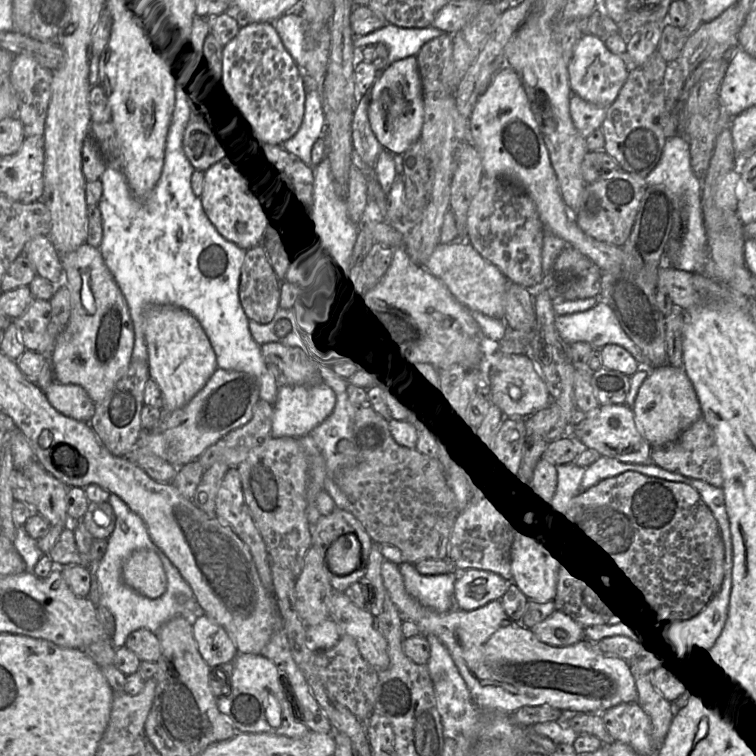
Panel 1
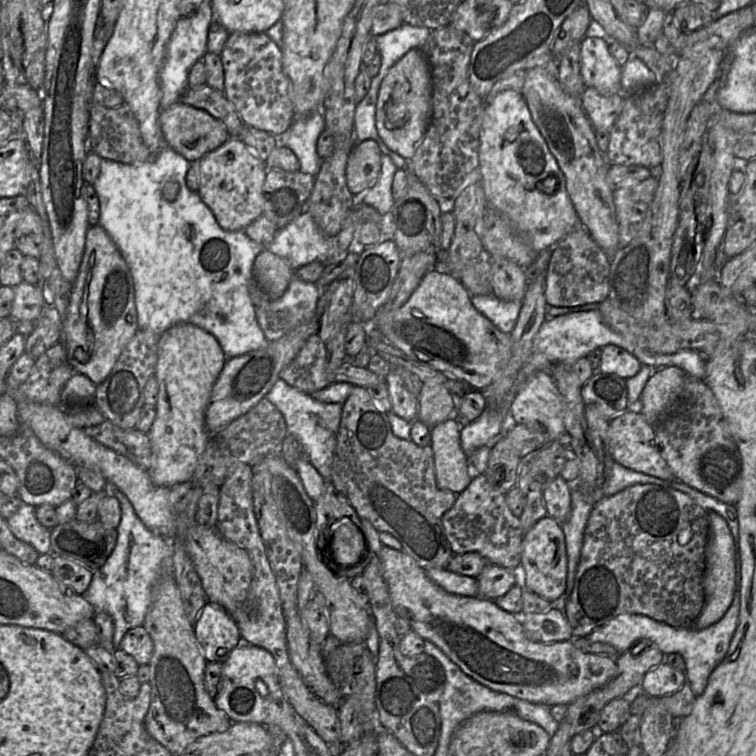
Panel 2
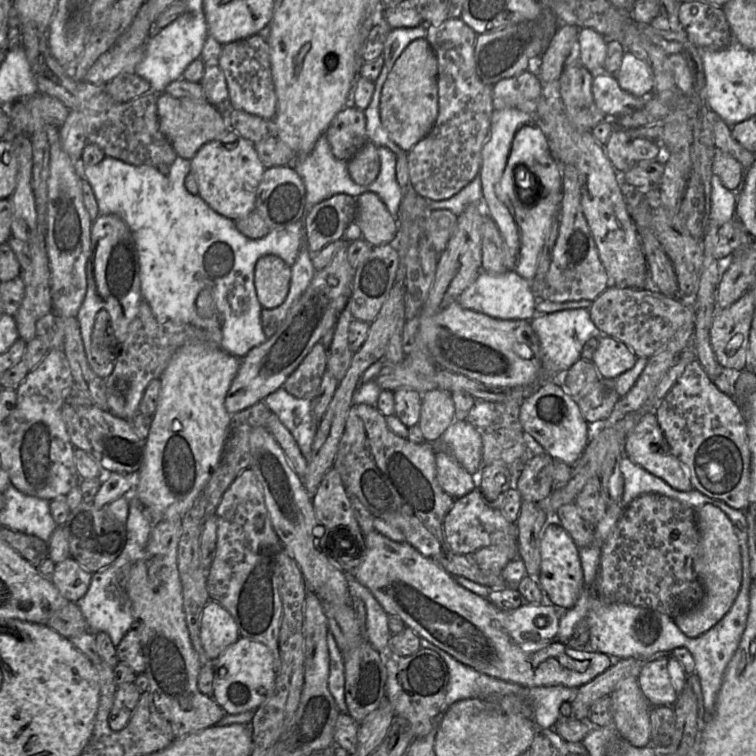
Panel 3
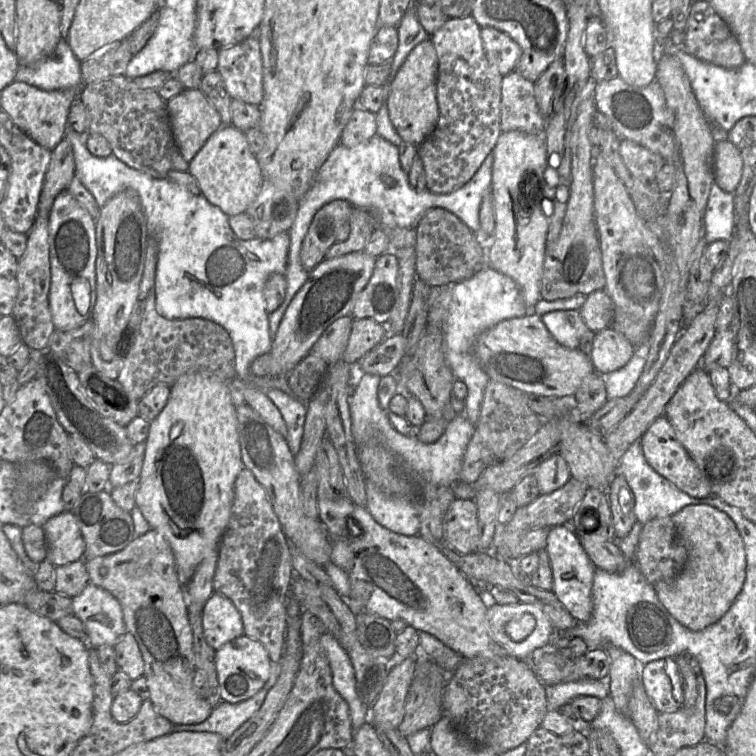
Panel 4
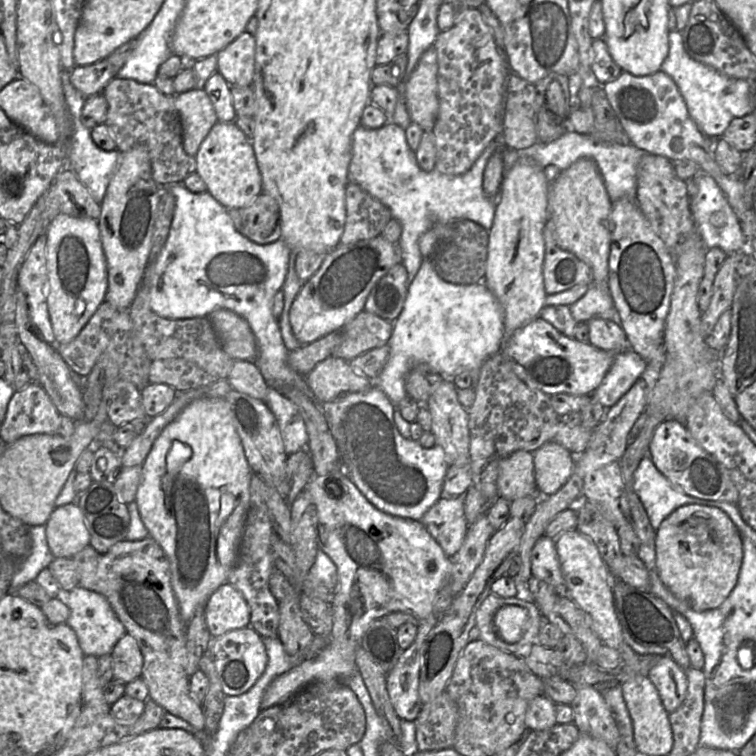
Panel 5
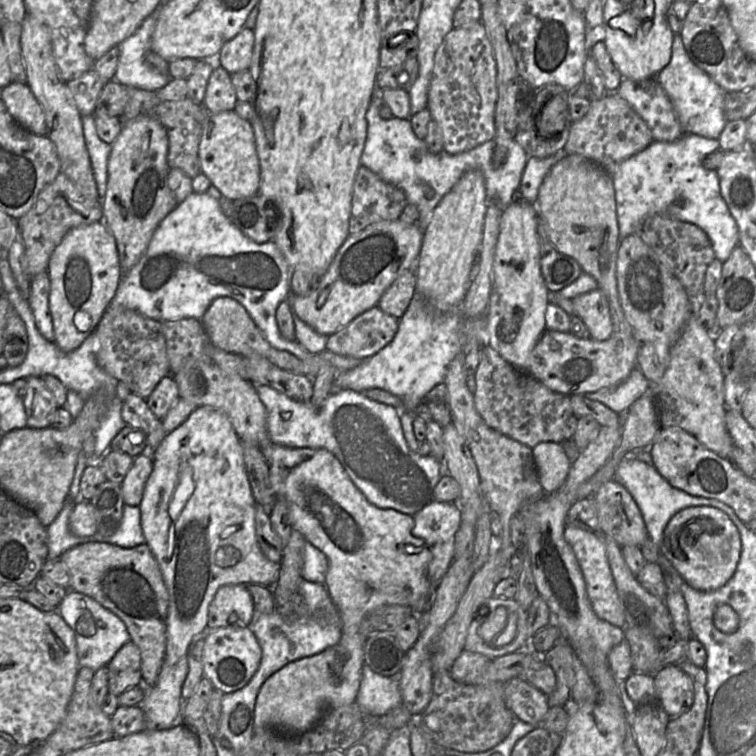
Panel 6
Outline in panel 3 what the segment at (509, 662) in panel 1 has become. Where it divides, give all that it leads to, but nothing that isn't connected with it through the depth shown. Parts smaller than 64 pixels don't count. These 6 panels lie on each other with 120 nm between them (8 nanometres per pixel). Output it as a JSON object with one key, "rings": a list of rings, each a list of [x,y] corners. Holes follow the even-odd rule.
{"rings":[[[375,530],[364,536],[362,563],[350,578],[369,589],[374,598],[389,616],[399,617],[420,638],[453,656],[474,670],[525,687],[555,686],[579,688],[605,672],[614,662],[614,657],[595,651],[577,651],[555,639],[539,649],[522,648],[516,644],[504,628],[504,611],[489,599],[481,597],[461,586],[446,570],[423,556],[407,542],[395,542]]]}

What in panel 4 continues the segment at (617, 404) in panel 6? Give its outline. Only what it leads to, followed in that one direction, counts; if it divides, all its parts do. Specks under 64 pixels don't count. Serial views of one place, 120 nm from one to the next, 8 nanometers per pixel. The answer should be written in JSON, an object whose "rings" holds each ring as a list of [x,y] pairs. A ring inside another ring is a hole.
{"rings":[[[636,350],[630,361],[622,368],[604,377],[607,401],[625,397],[634,389],[647,360],[646,350]]]}

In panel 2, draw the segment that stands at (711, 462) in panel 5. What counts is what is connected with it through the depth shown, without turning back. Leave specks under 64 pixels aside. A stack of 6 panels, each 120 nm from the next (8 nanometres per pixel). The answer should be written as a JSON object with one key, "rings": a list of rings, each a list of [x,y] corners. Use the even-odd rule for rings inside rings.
{"rings":[[[639,404],[630,405],[629,408],[617,414],[609,421],[608,451],[614,462],[626,468],[665,481],[675,479],[670,467],[660,455],[655,444],[655,427],[649,424],[639,412]]]}

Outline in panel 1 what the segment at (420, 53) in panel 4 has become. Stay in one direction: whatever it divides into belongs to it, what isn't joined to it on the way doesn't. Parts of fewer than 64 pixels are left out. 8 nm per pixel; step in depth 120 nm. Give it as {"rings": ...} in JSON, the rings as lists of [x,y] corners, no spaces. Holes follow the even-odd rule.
{"rings":[[[417,55],[389,64],[380,72],[370,90],[368,118],[373,133],[386,150],[403,155],[414,142],[420,139],[423,127],[423,89]]]}

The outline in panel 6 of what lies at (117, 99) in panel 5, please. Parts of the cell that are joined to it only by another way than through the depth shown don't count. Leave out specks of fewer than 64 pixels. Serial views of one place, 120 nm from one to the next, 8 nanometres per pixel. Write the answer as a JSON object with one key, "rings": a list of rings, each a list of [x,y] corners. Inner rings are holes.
{"rings":[[[128,88],[128,92],[129,99],[120,116],[122,123],[133,120],[141,115],[157,119],[167,131],[169,140],[167,162],[169,168],[181,169],[192,179],[201,173],[198,149],[202,128],[209,116],[205,107],[189,98],[177,101],[162,101],[158,98],[156,91]]]}

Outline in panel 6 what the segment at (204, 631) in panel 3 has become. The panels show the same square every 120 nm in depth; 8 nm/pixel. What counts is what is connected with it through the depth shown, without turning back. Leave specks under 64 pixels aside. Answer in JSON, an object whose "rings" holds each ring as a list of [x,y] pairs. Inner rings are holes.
{"rings":[[[229,584],[219,588],[208,610],[208,630],[226,626],[246,627],[255,618],[248,586]]]}

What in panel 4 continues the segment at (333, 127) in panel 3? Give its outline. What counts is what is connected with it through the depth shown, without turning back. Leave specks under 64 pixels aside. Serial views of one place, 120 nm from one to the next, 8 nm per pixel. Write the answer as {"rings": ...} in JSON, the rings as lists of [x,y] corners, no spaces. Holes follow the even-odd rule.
{"rings":[[[356,107],[343,128],[339,144],[345,147],[358,146],[377,134],[376,116],[362,107]]]}

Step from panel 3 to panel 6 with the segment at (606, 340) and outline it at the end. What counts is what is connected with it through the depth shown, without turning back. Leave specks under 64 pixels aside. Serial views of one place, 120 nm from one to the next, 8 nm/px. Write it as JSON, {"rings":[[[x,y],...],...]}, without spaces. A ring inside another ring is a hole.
{"rings":[[[599,289],[581,294],[572,299],[575,315],[586,325],[590,338],[595,341],[607,340],[613,331],[609,303]]]}

